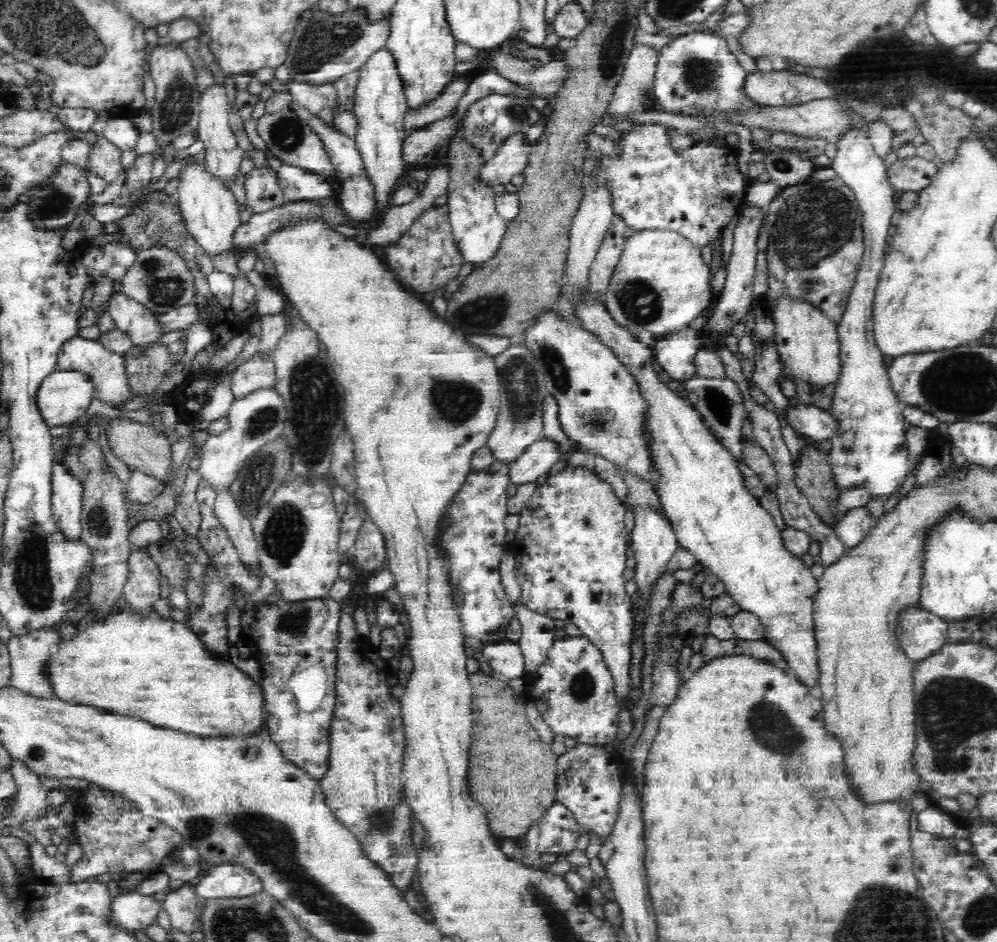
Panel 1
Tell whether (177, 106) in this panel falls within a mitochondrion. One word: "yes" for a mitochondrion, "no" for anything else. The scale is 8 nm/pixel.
yes

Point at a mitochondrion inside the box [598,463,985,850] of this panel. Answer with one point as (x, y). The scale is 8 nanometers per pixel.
(770, 728)

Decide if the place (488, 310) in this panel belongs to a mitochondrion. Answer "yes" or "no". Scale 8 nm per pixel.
yes

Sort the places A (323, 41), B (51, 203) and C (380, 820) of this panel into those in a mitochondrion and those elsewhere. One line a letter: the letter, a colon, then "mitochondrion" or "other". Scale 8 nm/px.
A: mitochondrion
B: mitochondrion
C: mitochondrion

